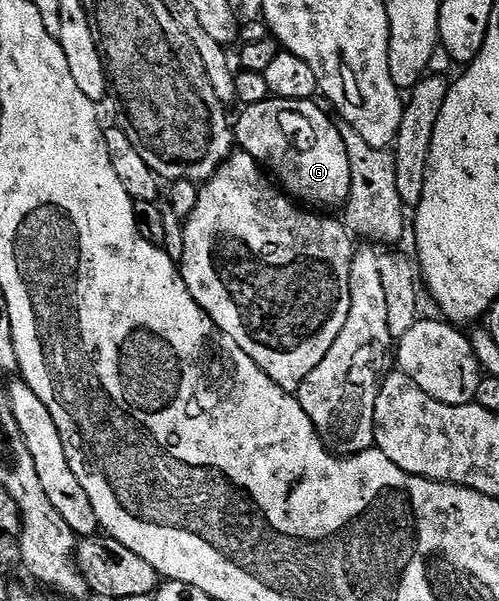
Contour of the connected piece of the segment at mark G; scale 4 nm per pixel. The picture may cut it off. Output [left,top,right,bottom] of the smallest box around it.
[233,97,351,207]

